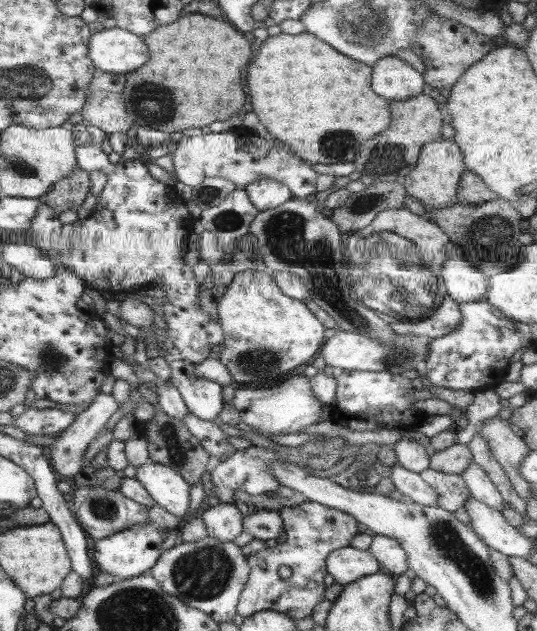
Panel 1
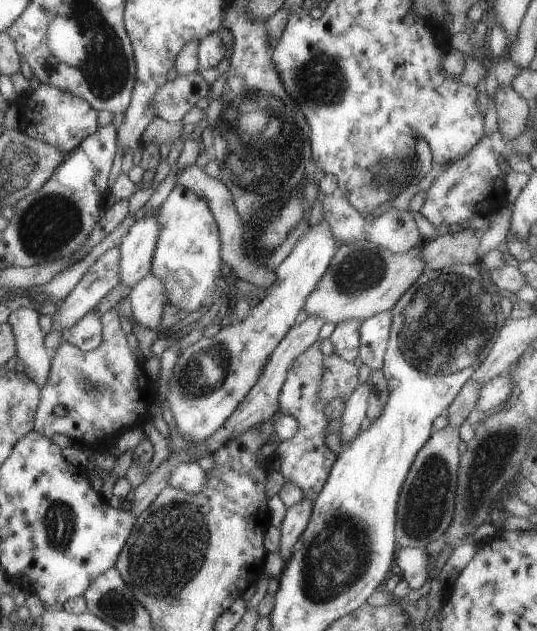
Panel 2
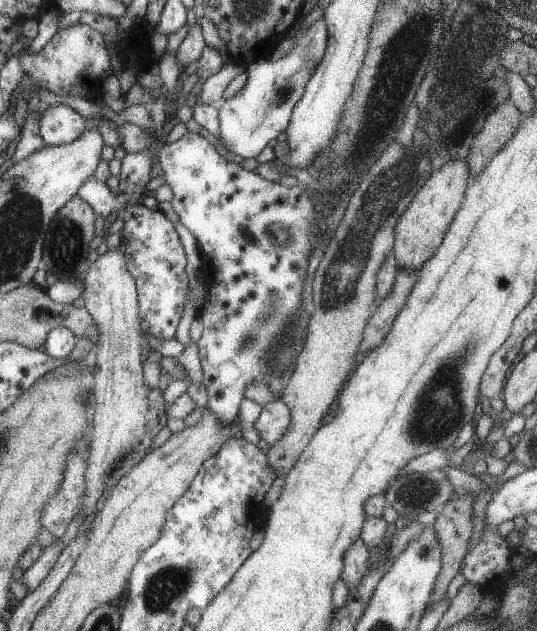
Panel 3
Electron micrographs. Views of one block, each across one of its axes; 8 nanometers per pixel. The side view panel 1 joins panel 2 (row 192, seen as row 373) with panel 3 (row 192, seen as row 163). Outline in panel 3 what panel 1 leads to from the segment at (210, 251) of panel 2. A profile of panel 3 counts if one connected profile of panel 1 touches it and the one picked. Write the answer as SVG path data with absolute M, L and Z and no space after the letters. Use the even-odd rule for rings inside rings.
M141 150L137 154L126 153L120 160L118 184L115 188L102 190L91 176L77 189L76 194L77 198L87 202L106 224L116 217L123 220L122 229L118 233L125 244L125 268L136 286L141 331L163 342L174 338L189 284L184 271L185 253L174 226L160 210L149 210L141 204L143 194L147 191L149 172L158 165L155 150Z

